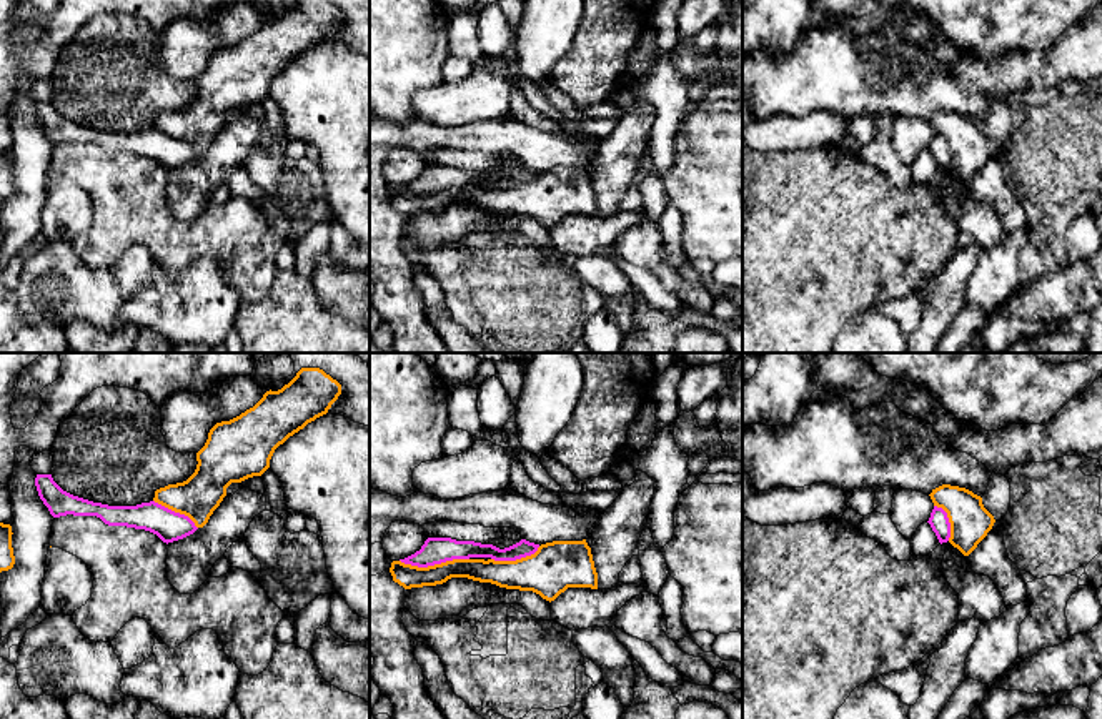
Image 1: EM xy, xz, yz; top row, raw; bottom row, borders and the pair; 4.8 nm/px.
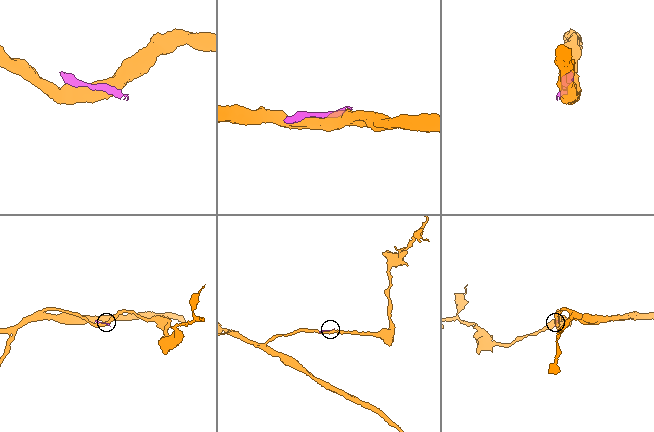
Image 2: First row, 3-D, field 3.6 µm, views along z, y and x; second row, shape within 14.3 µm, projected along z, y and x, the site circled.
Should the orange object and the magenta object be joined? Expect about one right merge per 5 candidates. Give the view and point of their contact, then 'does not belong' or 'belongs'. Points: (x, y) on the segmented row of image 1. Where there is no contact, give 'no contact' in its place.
xz (435, 565) | does not belong

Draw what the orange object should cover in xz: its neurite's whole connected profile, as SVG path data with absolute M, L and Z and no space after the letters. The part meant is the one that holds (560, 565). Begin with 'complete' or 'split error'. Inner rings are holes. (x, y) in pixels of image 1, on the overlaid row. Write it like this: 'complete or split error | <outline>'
complete | M586 539L546 543L534 554L516 561L453 559L428 568L393 561L390 573L405 589L468 578L506 589L533 591L549 602L568 588L598 589L598 573Z

